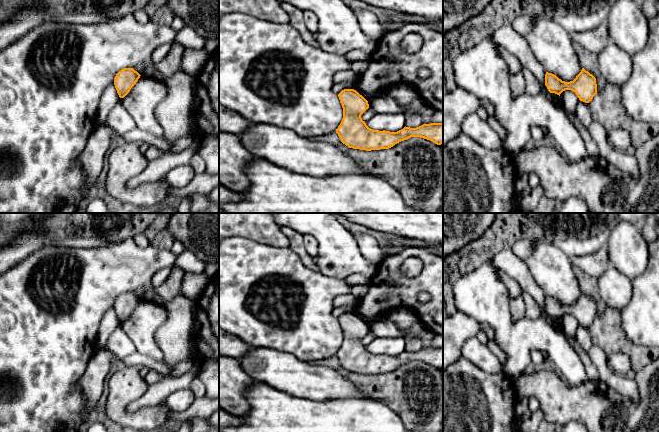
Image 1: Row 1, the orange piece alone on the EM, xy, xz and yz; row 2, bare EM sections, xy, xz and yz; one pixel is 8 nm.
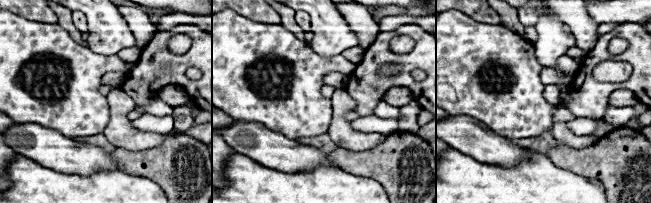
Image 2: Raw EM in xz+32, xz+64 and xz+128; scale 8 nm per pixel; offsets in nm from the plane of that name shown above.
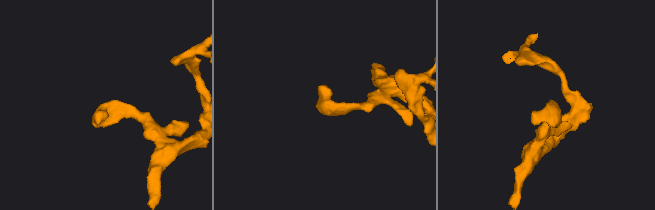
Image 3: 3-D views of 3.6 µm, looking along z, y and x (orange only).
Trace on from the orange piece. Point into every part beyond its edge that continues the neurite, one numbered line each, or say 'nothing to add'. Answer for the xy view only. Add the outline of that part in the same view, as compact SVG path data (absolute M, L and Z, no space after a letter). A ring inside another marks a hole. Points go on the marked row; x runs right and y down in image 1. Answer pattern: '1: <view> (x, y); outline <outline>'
nothing to add

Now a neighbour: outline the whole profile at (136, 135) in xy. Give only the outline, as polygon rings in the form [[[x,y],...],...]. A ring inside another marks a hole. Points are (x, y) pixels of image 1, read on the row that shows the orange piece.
[[[138,128],[126,132],[123,136],[121,136],[121,138],[125,142],[147,143],[148,145],[152,145],[156,147],[162,155],[171,154],[169,145],[163,138],[157,137]]]

